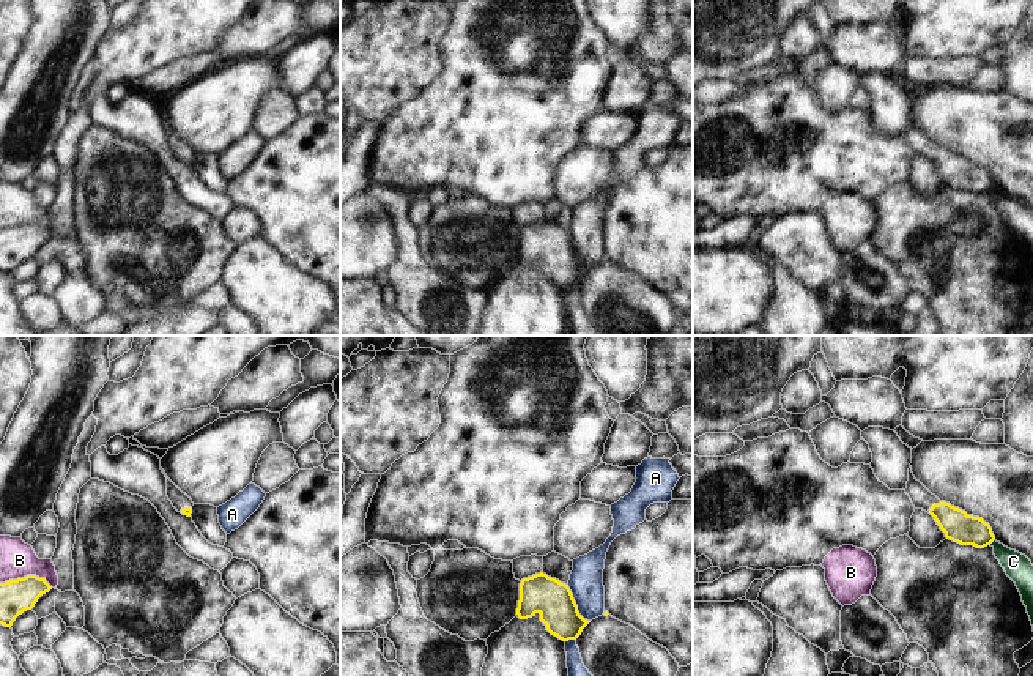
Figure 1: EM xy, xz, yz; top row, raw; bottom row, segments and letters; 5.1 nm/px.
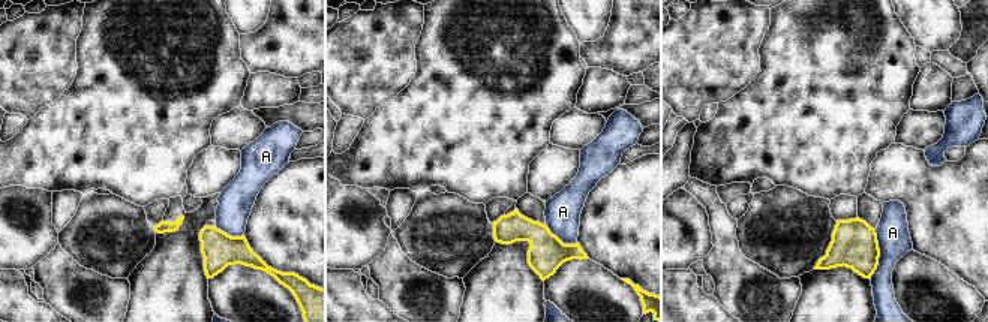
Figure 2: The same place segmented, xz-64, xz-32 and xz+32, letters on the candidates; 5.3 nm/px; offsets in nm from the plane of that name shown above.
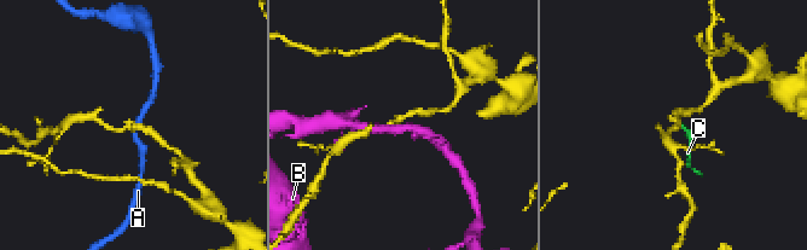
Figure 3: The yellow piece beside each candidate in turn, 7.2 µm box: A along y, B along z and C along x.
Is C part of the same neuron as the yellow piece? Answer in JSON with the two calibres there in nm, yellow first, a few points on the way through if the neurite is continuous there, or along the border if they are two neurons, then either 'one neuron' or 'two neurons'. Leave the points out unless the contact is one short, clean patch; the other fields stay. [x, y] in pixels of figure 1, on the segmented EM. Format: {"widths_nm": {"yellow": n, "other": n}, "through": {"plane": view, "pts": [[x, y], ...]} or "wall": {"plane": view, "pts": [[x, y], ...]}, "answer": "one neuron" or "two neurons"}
{"widths_nm": {"yellow": 160, "other": 140}, "wall": {"plane": "yz", "pts": [[994, 539], [989, 544]]}, "answer": "two neurons"}

